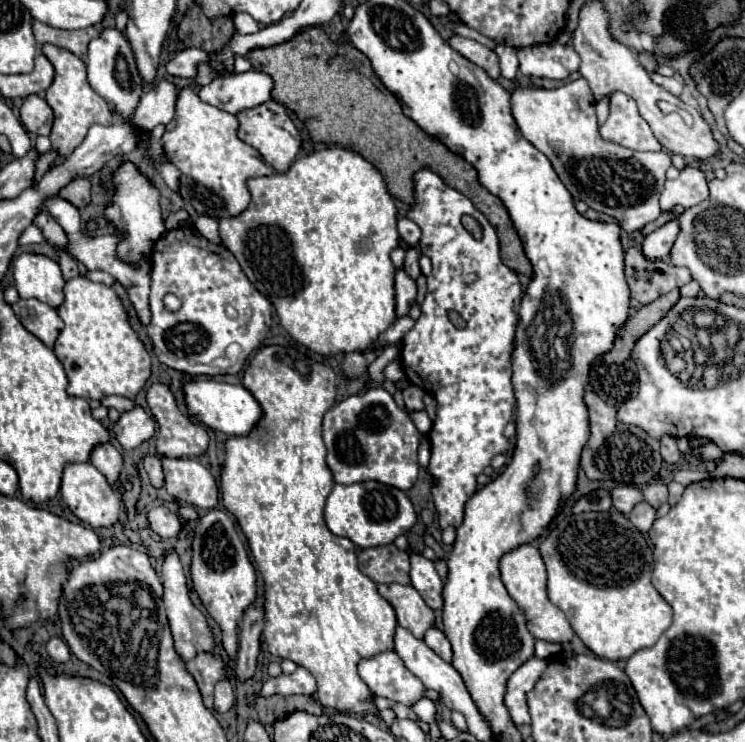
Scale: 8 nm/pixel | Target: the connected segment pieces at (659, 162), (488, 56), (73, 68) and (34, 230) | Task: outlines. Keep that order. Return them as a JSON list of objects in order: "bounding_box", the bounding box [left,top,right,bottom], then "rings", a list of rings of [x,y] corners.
[{"bounding_box":[512,78,672,234],"rings":[[[578,78],[578,80],[568,82],[554,90],[516,88],[512,92],[512,114],[516,118],[516,124],[522,132],[522,136],[552,162],[554,170],[558,172],[560,180],[564,182],[564,186],[568,188],[568,192],[572,194],[574,200],[582,200],[590,208],[614,216],[626,234],[642,230],[648,222],[654,222],[662,214],[660,206],[658,206],[658,196],[666,182],[666,170],[672,166],[670,154],[666,154],[664,150],[634,152],[630,148],[624,148],[620,144],[604,140],[600,136],[598,124],[596,124],[594,96],[584,78]]]},{"bounding_box":[448,36,500,78],"rings":[[[452,36],[448,40],[448,44],[458,50],[464,58],[468,58],[470,62],[474,62],[476,66],[484,68],[488,72],[490,78],[498,78],[500,76],[500,66],[498,66],[498,56],[494,50],[482,46],[480,42],[474,42],[474,40],[468,40],[468,38],[462,38],[462,36]]]},{"bounding_box":[42,44,116,158],"rings":[[[44,44],[42,52],[46,54],[46,58],[52,62],[54,70],[56,70],[56,78],[54,78],[52,86],[46,90],[46,102],[54,110],[54,126],[50,132],[50,142],[52,142],[52,150],[58,152],[60,158],[68,158],[78,148],[78,144],[82,144],[82,140],[86,138],[92,124],[110,126],[110,124],[114,124],[116,118],[114,118],[108,102],[104,98],[100,98],[88,84],[86,64],[78,56],[74,56],[68,50],[62,50],[58,46],[52,46],[52,44]]]},{"bounding_box":[20,224,46,244],"rings":[[[30,224],[30,228],[24,230],[24,234],[20,236],[20,242],[30,242],[32,244],[42,244],[46,238],[42,236],[42,230],[36,224]]]}]

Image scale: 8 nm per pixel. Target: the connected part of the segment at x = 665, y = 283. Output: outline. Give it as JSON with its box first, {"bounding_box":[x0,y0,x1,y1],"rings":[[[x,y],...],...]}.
{"bounding_box":[626,248,692,304],"rings":[[[640,248],[626,252],[626,280],[632,290],[632,298],[640,304],[650,304],[658,296],[668,294],[692,280],[688,268],[678,268],[662,260],[648,260]]]}

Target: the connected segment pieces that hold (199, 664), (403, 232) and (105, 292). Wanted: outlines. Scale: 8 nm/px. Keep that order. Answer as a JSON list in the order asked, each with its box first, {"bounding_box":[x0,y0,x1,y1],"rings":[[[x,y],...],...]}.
[{"bounding_box":[186,654,224,710],"rings":[[[198,654],[194,660],[186,664],[186,670],[194,676],[200,694],[204,698],[204,706],[212,710],[214,686],[218,680],[224,678],[224,662],[214,654]]]},{"bounding_box":[398,218,420,246],"rings":[[[400,218],[398,220],[398,232],[400,232],[400,238],[406,246],[418,246],[420,228],[410,218]]]},{"bounding_box":[54,276,150,400],"rings":[[[84,276],[72,278],[64,286],[66,300],[58,308],[60,318],[64,320],[64,330],[60,332],[54,354],[62,362],[66,376],[68,376],[68,394],[88,398],[88,400],[102,400],[104,396],[126,396],[134,398],[150,378],[150,354],[146,352],[142,340],[134,332],[134,328],[128,322],[128,312],[120,300],[120,296],[114,292],[114,288],[108,288],[104,284],[96,284]]]}]

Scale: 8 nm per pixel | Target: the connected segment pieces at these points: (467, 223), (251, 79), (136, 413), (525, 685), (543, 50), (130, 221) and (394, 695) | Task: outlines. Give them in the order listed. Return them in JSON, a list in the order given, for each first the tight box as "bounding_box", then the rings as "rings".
[{"bounding_box":[461,215,482,240],"rings":[[[464,215],[461,219],[464,228],[473,236],[474,239],[480,240],[482,238],[482,229],[474,218]]]},{"bounding_box":[198,70,274,114],"rings":[[[250,70],[244,74],[216,78],[212,84],[200,88],[198,96],[202,102],[210,106],[216,106],[230,114],[238,114],[242,110],[254,108],[270,100],[272,88],[274,88],[274,80],[268,74]]]},{"bounding_box":[114,406,156,450],"rings":[[[136,406],[130,412],[124,412],[120,420],[114,424],[114,436],[124,450],[138,448],[142,442],[152,438],[156,432],[154,418]]]},{"bounding_box":[504,658,548,726],"rings":[[[530,658],[508,678],[504,704],[510,712],[510,720],[516,726],[524,726],[530,722],[530,714],[528,714],[528,706],[526,706],[526,692],[532,690],[532,686],[540,678],[540,674],[546,670],[546,666],[548,666],[548,660]]]},{"bounding_box":[516,42,580,80],"rings":[[[558,42],[526,46],[516,50],[520,72],[528,78],[550,78],[550,80],[566,80],[572,72],[578,72],[580,56],[568,44],[562,46]]]},{"bounding_box":[106,162,166,262],"rings":[[[126,162],[118,168],[118,172],[112,178],[116,182],[116,194],[110,208],[106,208],[106,218],[116,224],[116,228],[122,230],[124,242],[118,246],[118,254],[122,260],[128,262],[140,262],[146,252],[150,252],[150,246],[154,240],[162,238],[166,232],[162,216],[160,216],[160,204],[158,204],[158,190],[150,184],[150,180],[138,170],[136,164]]]},{"bounding_box":[358,650,426,706],"rings":[[[392,650],[362,660],[358,664],[358,674],[376,696],[400,702],[404,706],[416,704],[426,690]]]}]

